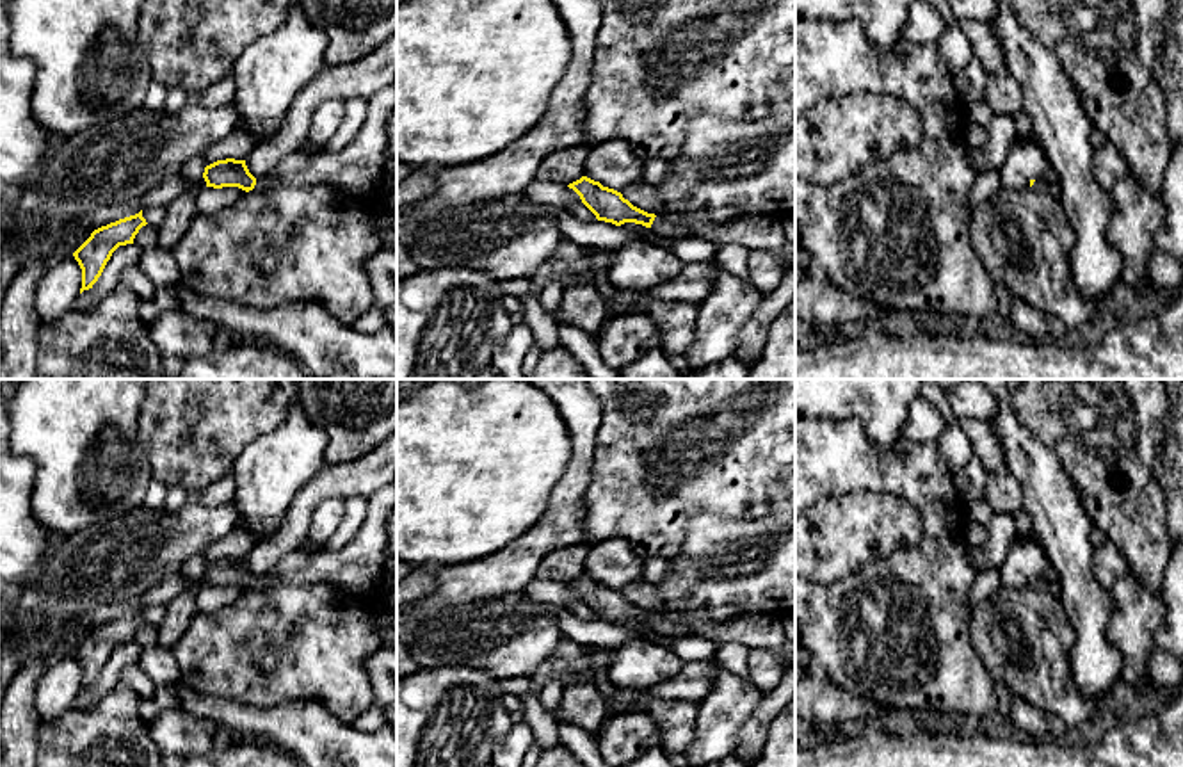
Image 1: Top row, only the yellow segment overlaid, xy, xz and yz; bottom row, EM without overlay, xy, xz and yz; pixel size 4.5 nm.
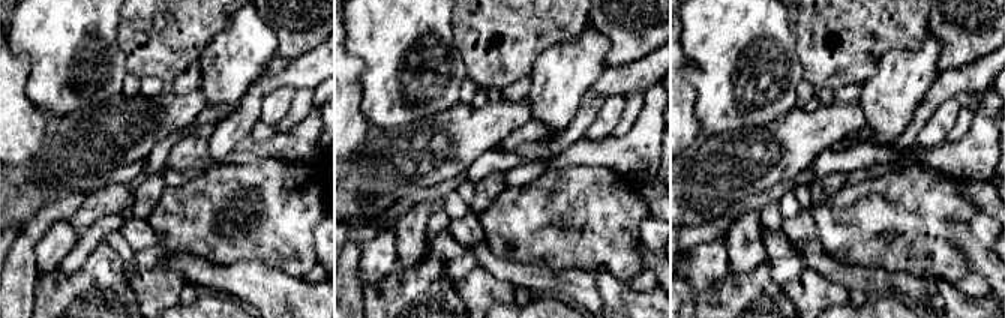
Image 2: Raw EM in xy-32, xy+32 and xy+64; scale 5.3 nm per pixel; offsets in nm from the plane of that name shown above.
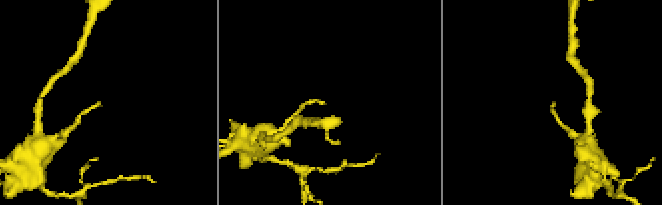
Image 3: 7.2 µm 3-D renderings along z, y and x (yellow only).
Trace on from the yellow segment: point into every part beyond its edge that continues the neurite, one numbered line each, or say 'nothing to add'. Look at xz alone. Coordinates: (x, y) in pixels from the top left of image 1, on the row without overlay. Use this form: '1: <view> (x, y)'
1: xz (753, 630)

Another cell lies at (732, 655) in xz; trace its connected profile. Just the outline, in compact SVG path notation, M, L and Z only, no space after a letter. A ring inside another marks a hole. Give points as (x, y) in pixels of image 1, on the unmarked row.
M726 642L726 644L720 644L717 660L724 669L728 669L729 673L736 674L738 678L745 680L754 689L758 689L749 676L747 653L749 650L745 646L738 642Z

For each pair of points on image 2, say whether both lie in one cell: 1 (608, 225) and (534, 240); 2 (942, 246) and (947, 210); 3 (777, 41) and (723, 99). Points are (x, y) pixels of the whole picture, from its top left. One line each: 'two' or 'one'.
1: one
2: one
3: one

